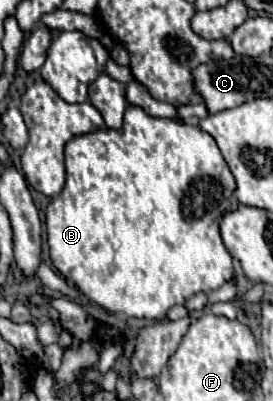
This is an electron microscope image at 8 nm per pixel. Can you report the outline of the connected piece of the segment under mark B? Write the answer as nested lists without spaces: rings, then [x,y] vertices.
[[[130,105],[124,113],[124,125],[116,129],[98,129],[86,135],[78,135],[66,143],[66,183],[64,189],[52,197],[52,201],[46,207],[46,235],[48,235],[48,247],[50,247],[50,261],[56,267],[56,271],[64,279],[72,279],[76,287],[96,305],[106,309],[108,313],[122,313],[126,317],[134,319],[152,319],[160,321],[164,319],[166,311],[174,305],[182,305],[188,297],[192,297],[198,291],[212,291],[218,289],[224,281],[234,277],[232,269],[232,257],[228,255],[222,239],[218,221],[224,211],[234,211],[238,207],[238,199],[234,197],[234,179],[224,163],[224,157],[220,155],[220,149],[216,147],[216,141],[200,131],[192,123],[178,123],[172,119],[156,119],[146,115],[140,107]]]

